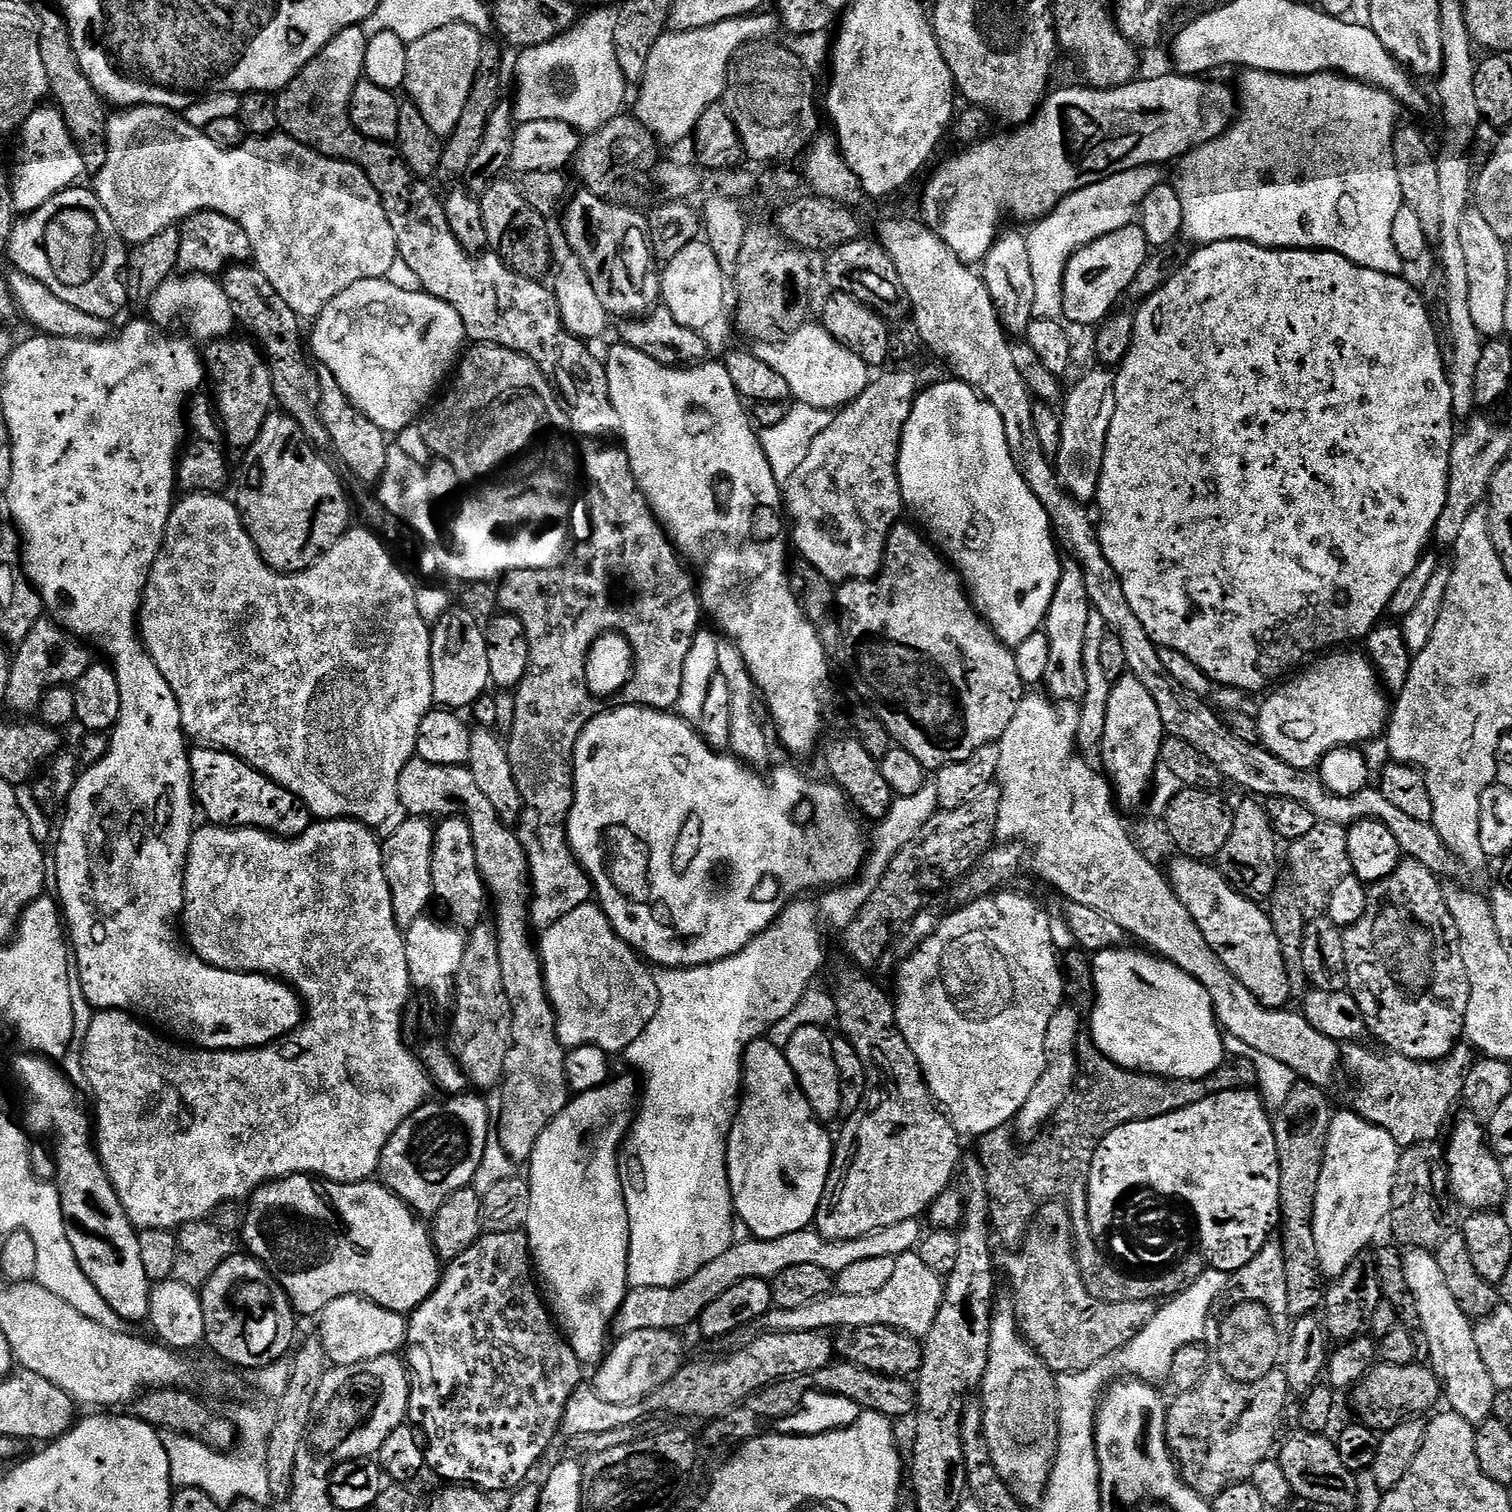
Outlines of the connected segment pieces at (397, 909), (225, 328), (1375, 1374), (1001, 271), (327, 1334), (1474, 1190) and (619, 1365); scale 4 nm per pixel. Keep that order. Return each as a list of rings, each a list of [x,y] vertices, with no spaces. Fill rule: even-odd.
[[[411,817],[405,819],[388,838],[383,845],[384,850],[384,873],[390,886],[390,894],[394,902],[394,918],[402,930],[410,928],[416,919],[423,917],[429,910],[428,903],[433,903],[432,895],[432,834],[433,825],[427,819]]]
[[[173,274],[154,292],[147,306],[149,321],[163,331],[171,331],[174,326],[184,326],[193,341],[213,342],[233,335],[232,327],[237,327],[236,311],[219,279],[199,274]]]
[[[1376,1362],[1351,1389],[1355,1419],[1379,1434],[1388,1432],[1405,1420],[1431,1413],[1442,1400],[1442,1380],[1427,1363],[1413,1362],[1396,1365]],[[1432,1408],[1432,1409],[1431,1409]]]
[[[1014,230],[1003,231],[994,241],[988,255],[982,261],[982,279],[991,294],[991,300],[999,314],[1005,331],[1011,335],[1025,335],[1035,319],[1034,308],[1034,276],[1030,269],[1030,252],[1027,237]]]
[[[343,1296],[342,1298],[334,1298],[334,1302],[330,1302],[330,1306],[326,1306],[323,1310],[318,1313],[318,1321],[320,1320],[320,1333],[318,1333],[318,1339],[322,1347],[324,1347],[324,1352],[327,1359],[331,1361],[333,1365],[336,1366],[350,1366],[351,1364],[357,1364],[358,1362],[366,1362],[370,1358],[382,1358],[383,1356],[395,1356],[401,1350],[400,1347],[405,1347],[406,1341],[408,1339],[408,1320],[405,1319],[403,1315],[399,1312],[391,1312],[386,1310],[382,1306],[378,1306],[372,1300],[366,1300],[359,1296]]]
[[[1467,1114],[1456,1125],[1453,1123],[1452,1137],[1446,1143],[1446,1164],[1451,1191],[1468,1210],[1496,1210],[1508,1192],[1508,1180],[1504,1177],[1501,1157],[1492,1151],[1486,1128],[1475,1115]]]
[[[634,1330],[634,1334],[619,1337],[605,1351],[603,1360],[595,1365],[596,1377],[590,1380],[592,1387],[606,1402],[642,1402],[642,1398],[670,1382],[670,1378],[674,1378],[674,1374],[684,1367],[684,1344],[676,1336],[679,1335],[675,1331]]]

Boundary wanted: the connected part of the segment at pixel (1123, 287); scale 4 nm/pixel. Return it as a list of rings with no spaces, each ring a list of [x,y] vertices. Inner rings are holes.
[[[1136,222],[1126,225],[1122,230],[1114,230],[1114,234],[1104,234],[1074,253],[1064,275],[1064,316],[1067,323],[1103,324],[1113,315],[1117,307],[1116,299],[1127,293],[1149,255],[1147,236]]]

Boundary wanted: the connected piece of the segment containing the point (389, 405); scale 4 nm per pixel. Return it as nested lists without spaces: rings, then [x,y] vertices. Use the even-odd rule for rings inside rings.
[[[387,278],[354,282],[354,286],[342,290],[342,294],[330,301],[315,317],[314,324],[316,329],[312,336],[310,332],[311,355],[315,359],[317,356],[321,360],[319,363],[334,374],[338,386],[342,386],[347,394],[349,404],[370,418],[370,422],[385,434],[400,432],[412,423],[413,427],[421,419],[422,413],[441,391],[440,383],[449,379],[466,348],[462,318],[458,318],[458,310],[454,310],[454,306],[425,291],[410,293],[398,290]]]

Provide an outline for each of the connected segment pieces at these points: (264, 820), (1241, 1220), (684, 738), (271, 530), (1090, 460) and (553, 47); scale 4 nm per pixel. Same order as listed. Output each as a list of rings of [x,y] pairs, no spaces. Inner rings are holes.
[[[196,746],[191,749],[192,761],[192,791],[195,803],[209,816],[211,823],[225,828],[261,828],[263,832],[270,832],[274,836],[291,838],[300,836],[314,823],[311,810],[290,790],[280,784],[275,784],[269,776],[261,774],[257,768],[251,768],[247,762],[222,752],[219,748]]]
[[[1239,1088],[1233,1092],[1216,1092],[1213,1096],[1206,1097],[1202,1102],[1194,1102],[1194,1106],[1186,1106],[1182,1110],[1171,1112],[1162,1118],[1139,1120],[1138,1122],[1130,1122],[1129,1124],[1118,1126],[1118,1130],[1114,1130],[1110,1134],[1106,1134],[1106,1138],[1102,1138],[1102,1142],[1094,1154],[1094,1162],[1090,1170],[1087,1188],[1088,1216],[1091,1227],[1096,1229],[1099,1224],[1108,1224],[1116,1198],[1120,1196],[1121,1192],[1124,1192],[1124,1189],[1130,1188],[1132,1184],[1152,1186],[1167,1193],[1179,1193],[1181,1196],[1187,1197],[1188,1200],[1192,1200],[1196,1204],[1196,1208],[1199,1209],[1200,1218],[1203,1221],[1203,1233],[1198,1237],[1198,1240],[1200,1244],[1204,1243],[1205,1265],[1225,1274],[1234,1274],[1238,1270],[1242,1270],[1242,1266],[1249,1264],[1266,1247],[1268,1242],[1273,1239],[1274,1234],[1272,1234],[1272,1231],[1275,1228],[1277,1231],[1278,1225],[1281,1223],[1280,1163],[1278,1162],[1278,1146],[1274,1138],[1272,1122],[1273,1117],[1270,1115],[1269,1109],[1266,1107],[1259,1091]]]
[[[638,705],[616,706],[613,709],[613,712],[601,711],[586,725],[576,743],[576,753],[572,755],[572,780],[576,784],[576,793],[566,818],[568,847],[591,876],[598,903],[608,915],[616,933],[653,965],[660,968],[697,968],[730,958],[755,936],[765,932],[780,917],[784,907],[801,894],[808,894],[811,888],[827,890],[844,885],[860,875],[869,845],[866,843],[866,832],[864,836],[860,829],[861,821],[844,795],[843,788],[832,782],[823,784],[820,780],[811,780],[796,768],[774,769],[772,781],[767,784],[757,769],[749,767],[732,754],[712,749],[699,731],[679,714]]]
[[[276,410],[268,415],[254,446],[250,446],[250,450],[243,453],[244,469],[241,470],[240,481],[236,484],[234,503],[258,554],[276,572],[305,572],[343,538],[353,523],[354,504],[348,501],[348,492],[336,473],[337,465],[332,465],[324,455],[321,449],[308,441],[302,426],[298,426],[295,418],[283,410]]]
[[[1104,368],[1088,373],[1065,397],[1064,414],[1060,426],[1060,449],[1054,452],[1054,467],[1061,483],[1077,501],[1095,501],[1105,460],[1106,438],[1117,405],[1115,375]]]
[[[615,7],[600,8],[597,12],[590,13],[585,20],[584,17],[577,19],[576,25],[574,25],[569,32],[562,33],[558,38],[554,38],[542,46],[538,46],[537,48],[525,48],[519,53],[520,61],[516,64],[516,100],[514,99],[514,115],[519,123],[525,124],[526,122],[538,122],[539,120],[557,120],[558,122],[566,122],[581,133],[591,134],[595,132],[597,128],[609,124],[613,118],[621,115],[621,113],[625,111],[624,88],[626,88],[626,81],[622,70],[619,68],[618,55],[615,53],[614,30],[616,14],[617,9]]]

